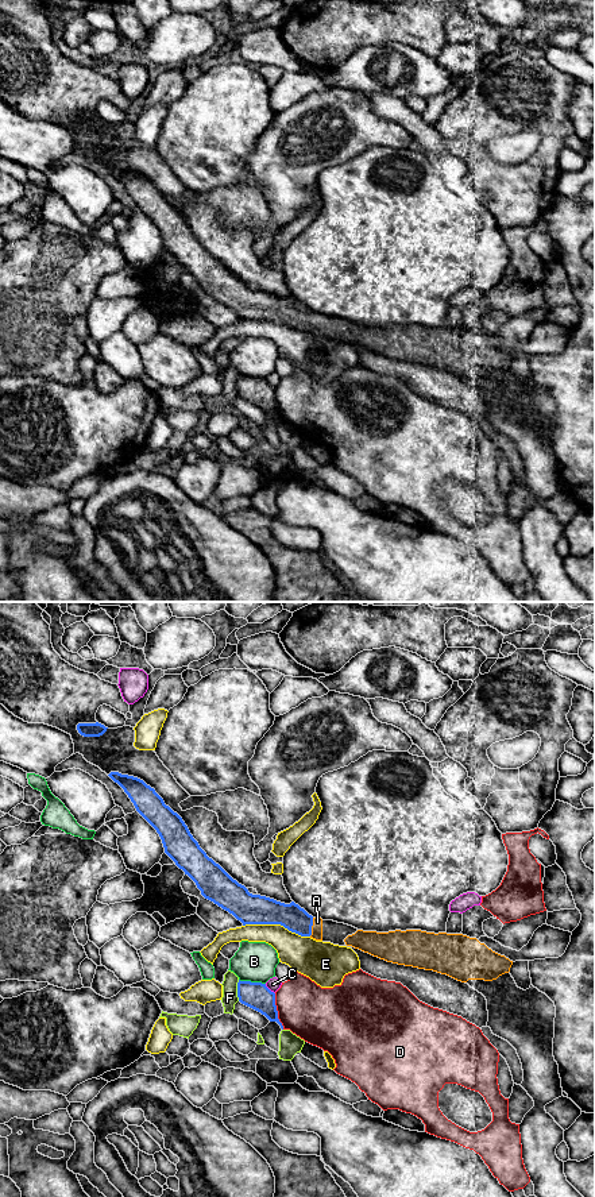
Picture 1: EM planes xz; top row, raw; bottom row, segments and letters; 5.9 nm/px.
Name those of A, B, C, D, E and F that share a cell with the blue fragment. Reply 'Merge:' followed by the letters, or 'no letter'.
Merge: A

